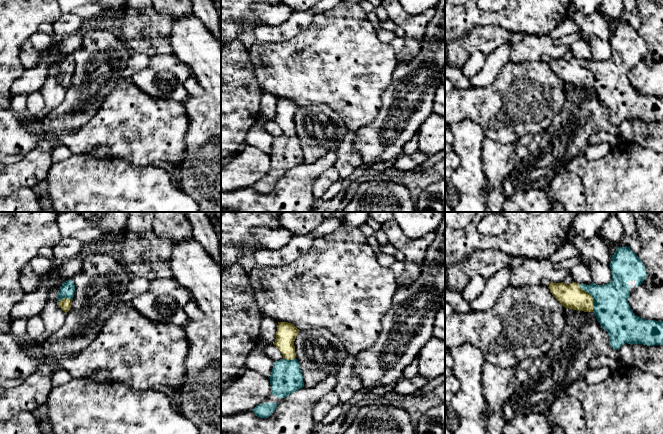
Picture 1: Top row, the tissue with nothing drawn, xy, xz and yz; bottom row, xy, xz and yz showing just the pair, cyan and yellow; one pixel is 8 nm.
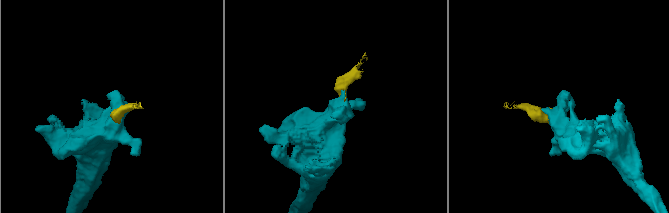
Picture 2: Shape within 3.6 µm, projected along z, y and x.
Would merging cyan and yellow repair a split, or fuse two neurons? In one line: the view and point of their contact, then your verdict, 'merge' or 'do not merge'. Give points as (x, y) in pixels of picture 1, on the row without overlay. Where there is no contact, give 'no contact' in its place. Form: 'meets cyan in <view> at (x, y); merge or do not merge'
meets cyan in yz at (592, 73); merge

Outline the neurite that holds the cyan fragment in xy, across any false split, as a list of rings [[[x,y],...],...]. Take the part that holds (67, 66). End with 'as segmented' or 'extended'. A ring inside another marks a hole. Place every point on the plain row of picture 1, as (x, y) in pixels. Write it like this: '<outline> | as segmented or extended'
[[[72,55],[65,57],[57,71],[58,81],[65,89],[67,89],[71,84],[74,69],[75,61]]] | extended

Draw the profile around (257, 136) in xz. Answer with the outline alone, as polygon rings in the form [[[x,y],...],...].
[[[255,124],[246,135],[246,145],[257,147],[261,151],[270,153],[274,137],[272,137],[263,125]]]

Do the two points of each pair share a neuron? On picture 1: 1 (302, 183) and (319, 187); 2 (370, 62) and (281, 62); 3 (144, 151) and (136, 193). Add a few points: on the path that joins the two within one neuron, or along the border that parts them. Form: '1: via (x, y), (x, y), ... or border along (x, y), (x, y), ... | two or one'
1: border along (328, 168), (313, 185), (312, 195), (315, 200) | two
2: via (348, 63), (303, 63) | one
3: border along (119, 158), (133, 165), (151, 166) | two

